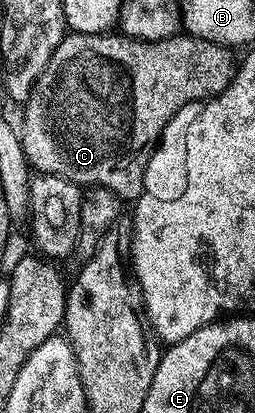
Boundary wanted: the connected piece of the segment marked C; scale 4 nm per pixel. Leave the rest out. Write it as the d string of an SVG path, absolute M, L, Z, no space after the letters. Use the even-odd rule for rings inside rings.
M68 33L57 44L57 52L49 56L49 64L45 72L37 80L33 92L27 103L25 103L25 114L23 116L23 126L21 125L21 137L23 142L24 154L30 165L36 171L43 174L56 174L62 178L68 178L69 181L78 184L83 188L92 186L103 186L107 190L112 190L121 200L137 200L143 194L143 177L145 168L151 159L151 153L159 145L159 137L163 135L163 130L169 124L169 120L185 104L190 102L201 102L216 98L235 78L237 69L237 58L234 58L232 51L225 46L219 46L215 42L210 42L204 38L192 38L182 36L183 38L171 38L172 36L161 36L155 42L140 40L135 38L111 38L102 34L77 34Z

